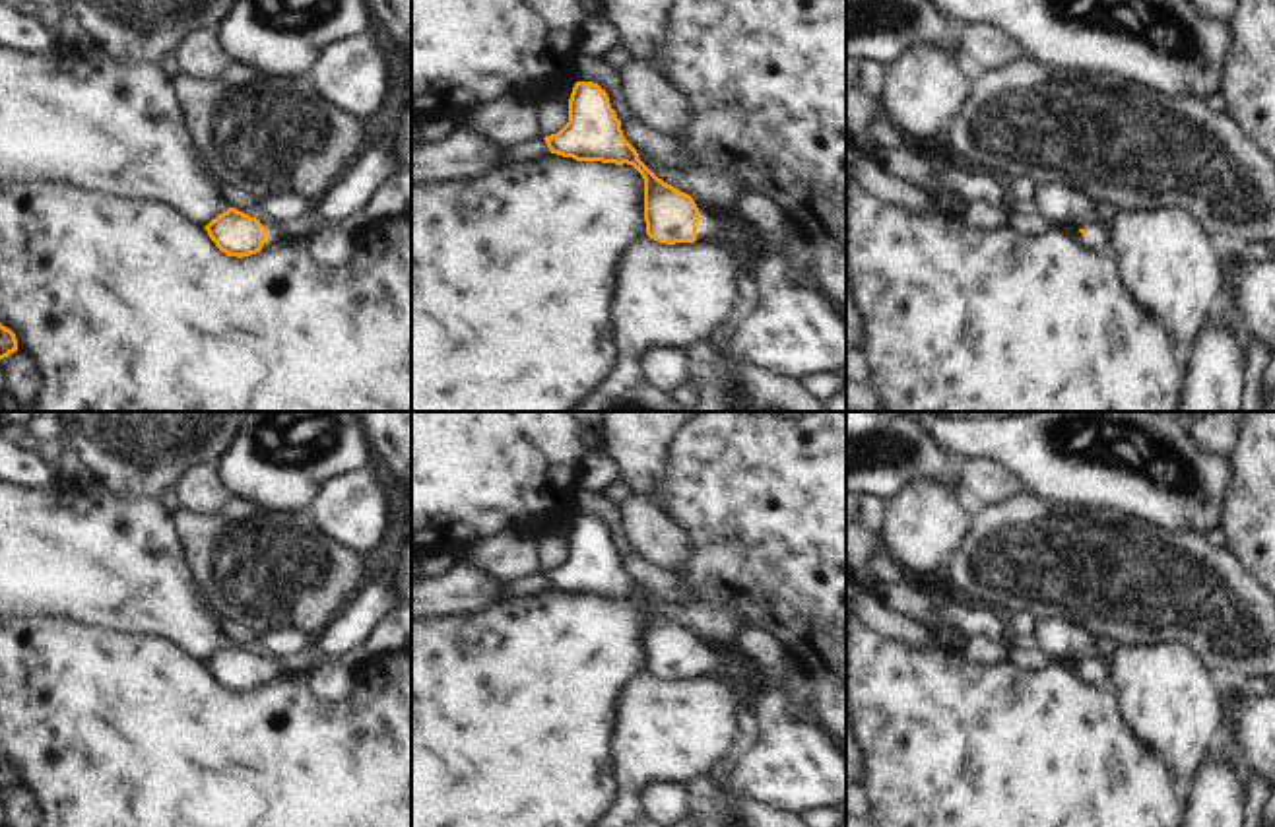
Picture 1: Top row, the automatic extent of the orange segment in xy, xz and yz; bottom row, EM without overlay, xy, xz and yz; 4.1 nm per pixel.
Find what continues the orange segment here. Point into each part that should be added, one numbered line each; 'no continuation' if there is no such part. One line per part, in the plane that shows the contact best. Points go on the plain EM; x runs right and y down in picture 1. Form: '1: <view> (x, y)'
1: xz (711, 662)

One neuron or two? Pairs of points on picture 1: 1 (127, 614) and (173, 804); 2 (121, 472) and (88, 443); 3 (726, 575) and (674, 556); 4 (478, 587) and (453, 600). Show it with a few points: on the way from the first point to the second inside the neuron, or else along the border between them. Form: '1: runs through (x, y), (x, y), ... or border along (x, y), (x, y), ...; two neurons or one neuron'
1: border along (86, 624), (163, 637), (175, 645); two neurons
2: runs through (113, 464), (96, 447); one neuron
3: border along (670, 519), (689, 548), (689, 558), (680, 571); two neurons
4: runs through (472, 589), (464, 589), (458, 595); one neuron

